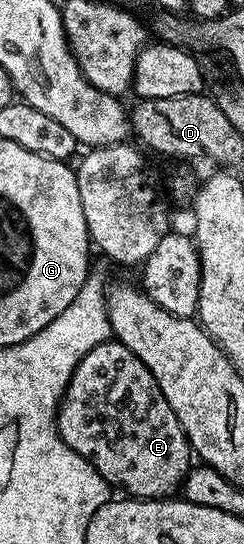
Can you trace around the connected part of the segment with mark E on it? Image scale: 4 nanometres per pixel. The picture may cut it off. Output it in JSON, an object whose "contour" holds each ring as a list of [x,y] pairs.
{"contour":[[[109,341],[99,343],[74,369],[60,400],[60,410],[56,412],[56,432],[113,488],[121,487],[125,496],[133,499],[167,499],[181,490],[184,479],[194,463],[194,452],[184,435],[170,401],[162,397],[158,381],[142,365],[134,352],[121,343]]]}

